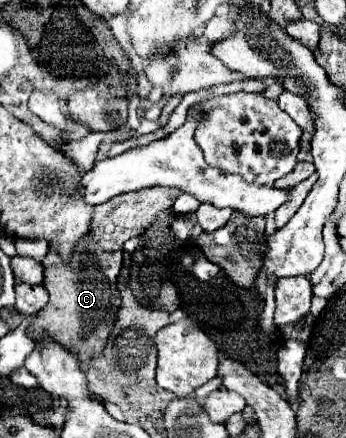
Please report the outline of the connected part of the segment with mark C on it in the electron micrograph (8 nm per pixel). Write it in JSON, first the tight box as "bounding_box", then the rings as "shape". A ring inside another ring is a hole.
{"bounding_box":[28,187,182,363],"shape":[[[152,187],[136,193],[124,193],[108,203],[96,205],[94,219],[92,219],[92,235],[84,239],[70,263],[64,263],[56,251],[48,251],[44,257],[44,289],[50,295],[46,307],[38,311],[38,317],[28,327],[30,337],[38,337],[40,333],[48,333],[64,347],[72,349],[80,355],[80,361],[86,363],[88,359],[96,357],[106,343],[106,337],[112,331],[116,311],[120,307],[120,293],[116,289],[116,277],[122,269],[122,245],[130,237],[138,237],[156,217],[156,213],[170,209],[174,197],[182,191],[166,189],[166,187]]]}

